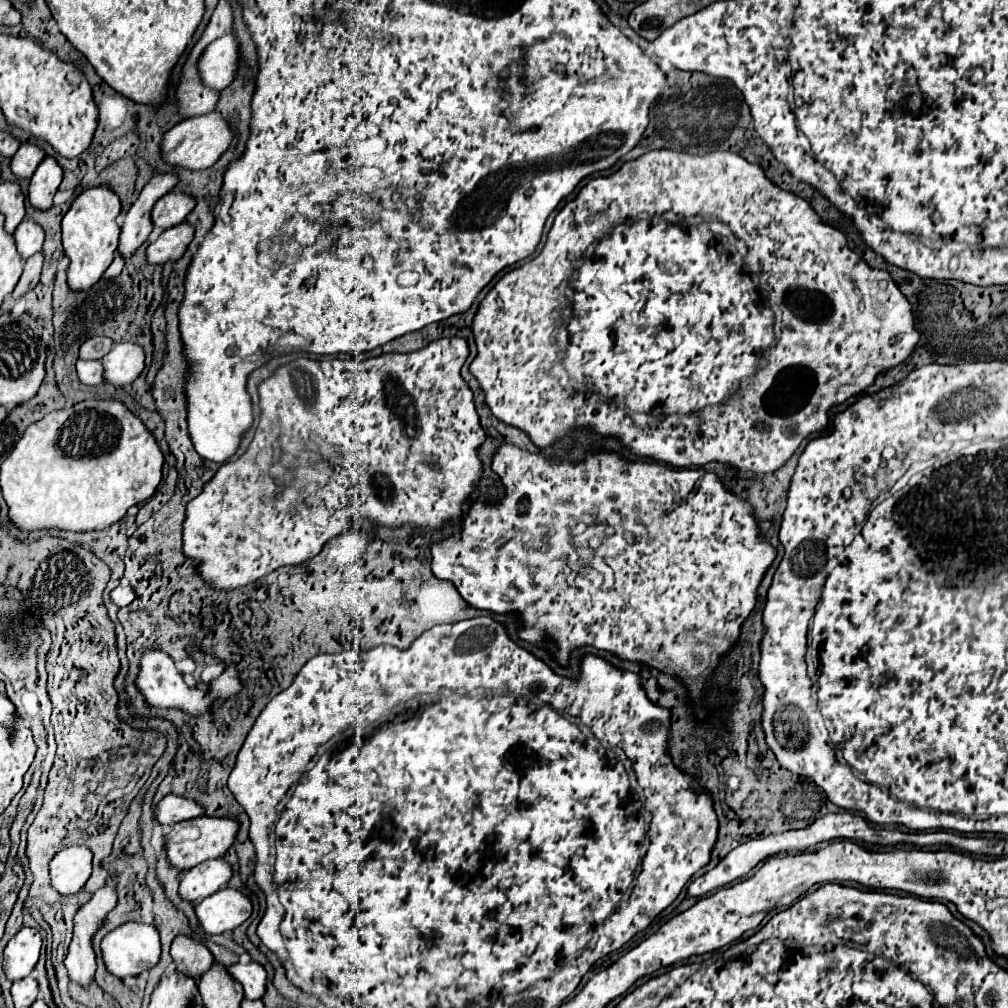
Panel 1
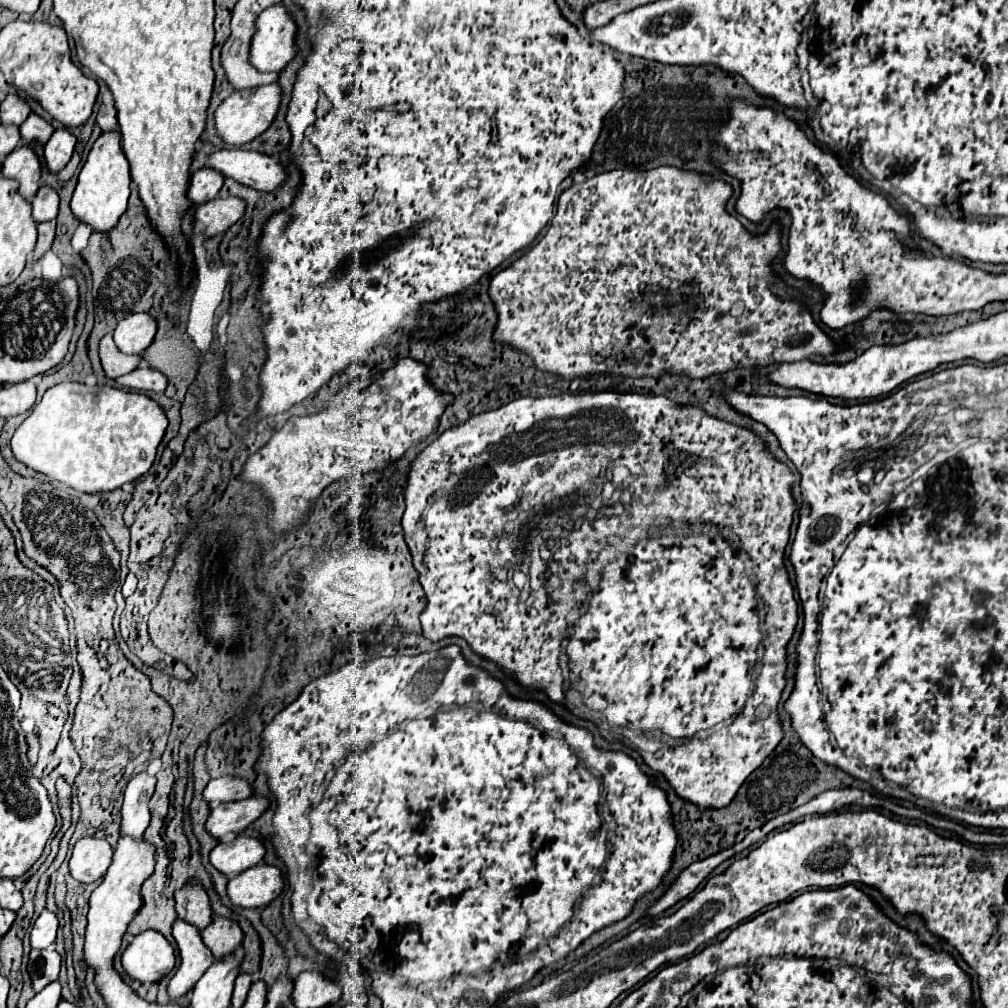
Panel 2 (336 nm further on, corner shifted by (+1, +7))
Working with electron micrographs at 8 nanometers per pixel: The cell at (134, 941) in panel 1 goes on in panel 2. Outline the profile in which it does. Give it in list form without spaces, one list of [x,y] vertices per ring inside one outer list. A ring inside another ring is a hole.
[[[146,930],[122,954],[122,968],[132,980],[154,984],[162,980],[176,964],[172,944],[158,932]]]

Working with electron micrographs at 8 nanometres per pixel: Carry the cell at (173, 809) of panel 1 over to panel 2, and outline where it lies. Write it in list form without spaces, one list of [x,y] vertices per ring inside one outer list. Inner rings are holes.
[[[222,776],[208,782],[204,790],[204,800],[210,804],[210,808],[216,808],[222,802],[244,800],[250,798],[252,794],[254,790],[250,790],[250,782],[236,776]]]

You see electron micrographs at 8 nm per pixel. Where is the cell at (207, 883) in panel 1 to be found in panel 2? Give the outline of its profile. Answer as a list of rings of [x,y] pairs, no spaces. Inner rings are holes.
[[[236,836],[232,840],[222,840],[210,854],[210,862],[228,878],[238,876],[250,866],[262,862],[266,848],[256,838]]]

